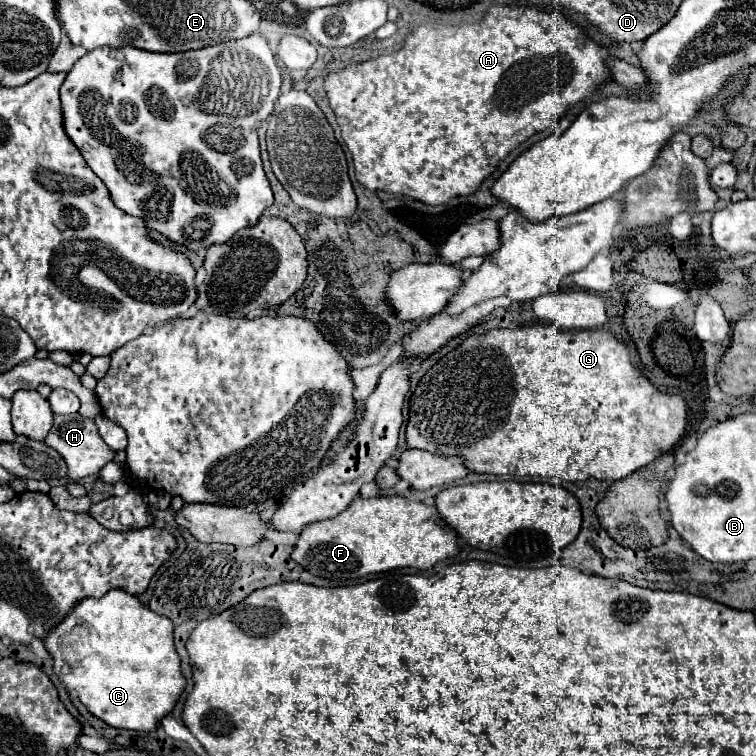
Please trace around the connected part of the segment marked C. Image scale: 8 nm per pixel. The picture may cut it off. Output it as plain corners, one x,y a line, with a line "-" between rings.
110,589
100,599
80,599
70,613
44,635
44,647
54,661
54,673
66,685
68,691
76,691
78,699
88,711
100,717
104,723
120,729
152,731
158,721
172,711
176,699
186,687
186,679
180,671
180,659
174,649
172,621
146,609
136,595
122,589

